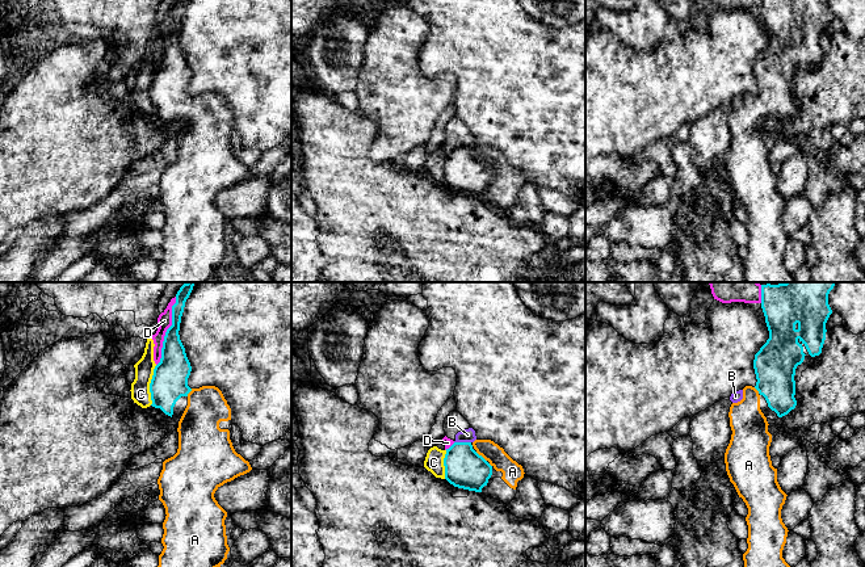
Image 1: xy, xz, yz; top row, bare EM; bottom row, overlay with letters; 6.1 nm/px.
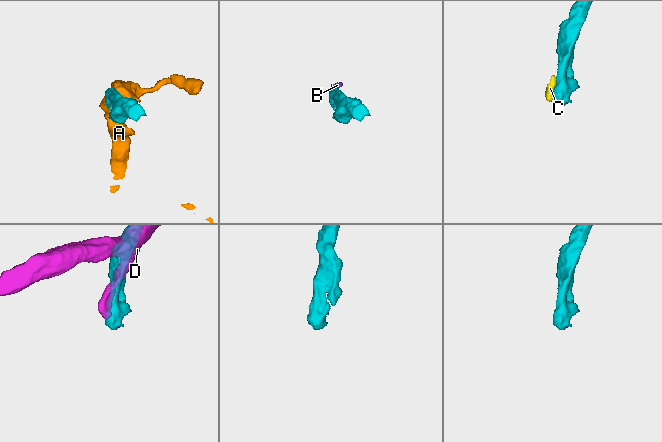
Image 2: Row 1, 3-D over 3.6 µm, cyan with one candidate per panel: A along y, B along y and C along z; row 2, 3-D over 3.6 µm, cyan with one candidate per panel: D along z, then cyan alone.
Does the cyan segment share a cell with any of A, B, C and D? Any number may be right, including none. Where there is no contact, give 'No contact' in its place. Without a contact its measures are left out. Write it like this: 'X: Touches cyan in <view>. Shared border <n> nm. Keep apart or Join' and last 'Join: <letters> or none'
A: Touches cyan in xz. Shared border 90 nm. Join
B: Touches cyan in xz. Shared border 100 nm. Keep apart
C: Touches cyan in xy. Shared border 260 nm. Keep apart
D: Touches cyan in xy. Shared border 440 nm. Keep apart
Join: A

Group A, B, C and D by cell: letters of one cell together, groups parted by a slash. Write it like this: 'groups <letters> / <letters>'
groups A / B D / C

